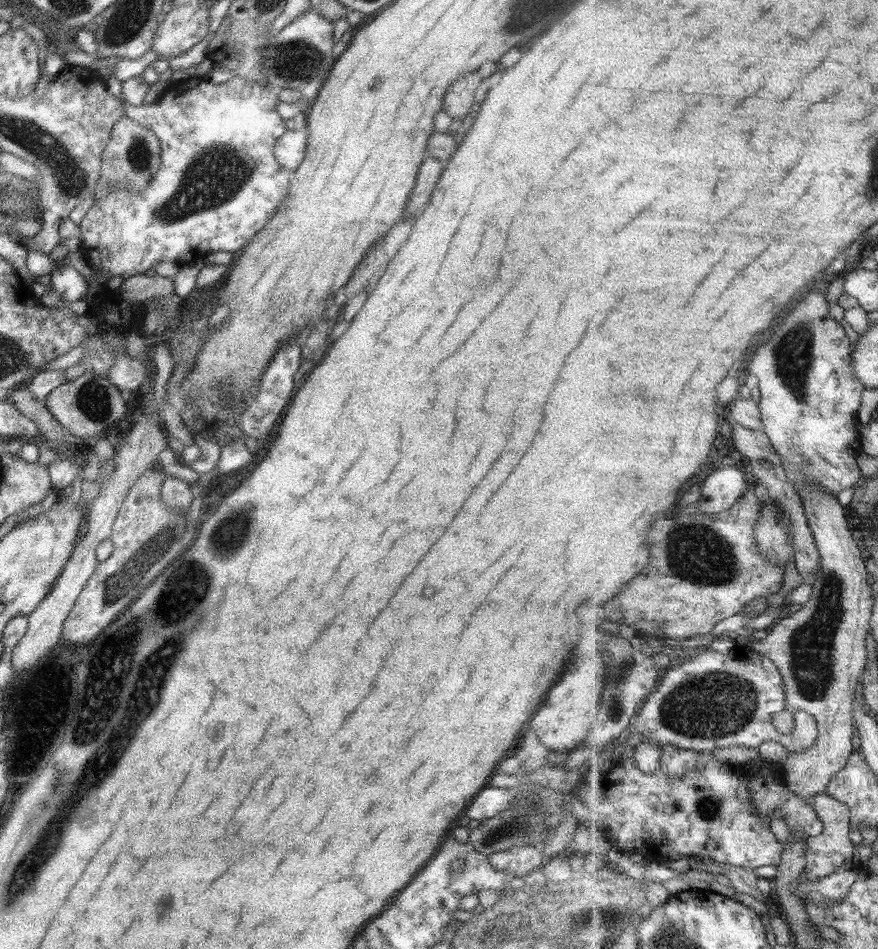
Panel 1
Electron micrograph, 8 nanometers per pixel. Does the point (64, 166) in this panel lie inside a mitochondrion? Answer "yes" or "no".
yes

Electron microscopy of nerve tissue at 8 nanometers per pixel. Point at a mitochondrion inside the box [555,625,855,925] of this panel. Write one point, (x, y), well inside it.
(715, 705)

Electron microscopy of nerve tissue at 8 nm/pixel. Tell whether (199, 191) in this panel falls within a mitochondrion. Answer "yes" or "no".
yes

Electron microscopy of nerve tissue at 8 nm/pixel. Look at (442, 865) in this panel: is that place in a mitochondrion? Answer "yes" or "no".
no

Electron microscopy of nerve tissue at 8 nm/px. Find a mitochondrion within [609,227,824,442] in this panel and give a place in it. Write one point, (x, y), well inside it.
(793, 349)

